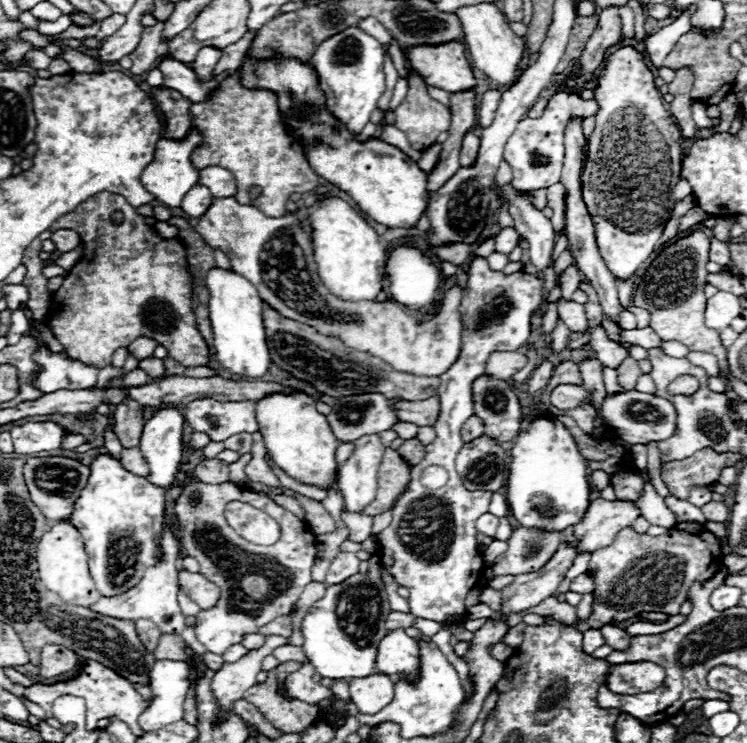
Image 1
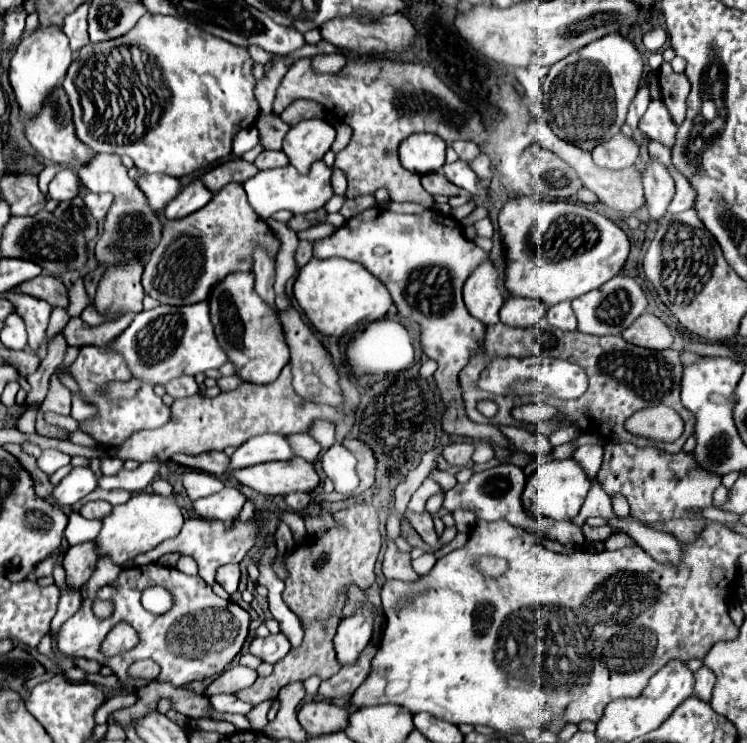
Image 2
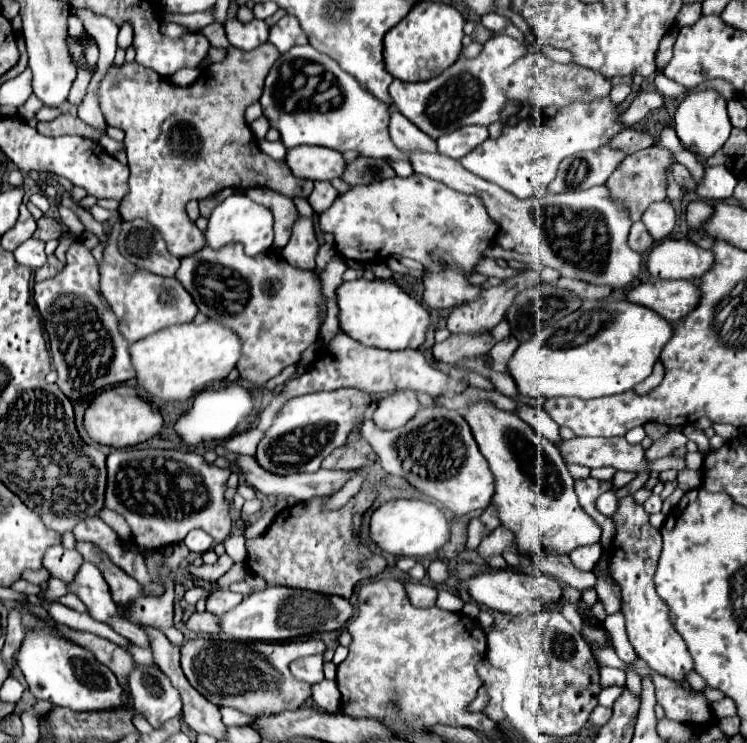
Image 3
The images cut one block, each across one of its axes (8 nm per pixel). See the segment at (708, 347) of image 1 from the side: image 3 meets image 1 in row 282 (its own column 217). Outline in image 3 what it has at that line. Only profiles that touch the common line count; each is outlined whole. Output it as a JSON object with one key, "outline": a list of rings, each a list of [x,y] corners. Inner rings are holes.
{"outline":[[[194,638],[182,644],[182,670],[188,682],[212,704],[230,706],[244,714],[272,714],[282,710],[296,710],[310,700],[310,684],[296,680],[288,664],[302,656],[322,654],[326,650],[320,640],[302,640],[302,642],[224,642],[212,638]]]}

